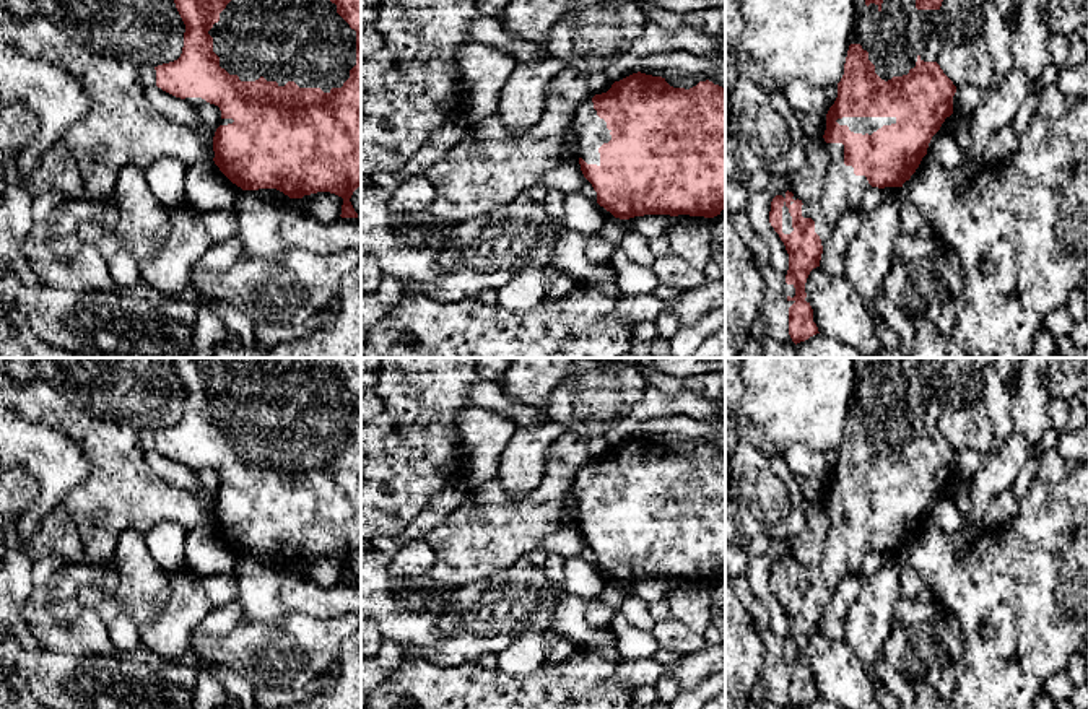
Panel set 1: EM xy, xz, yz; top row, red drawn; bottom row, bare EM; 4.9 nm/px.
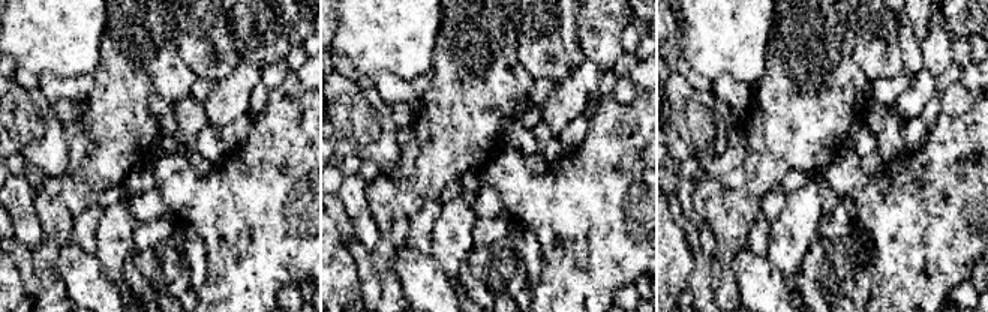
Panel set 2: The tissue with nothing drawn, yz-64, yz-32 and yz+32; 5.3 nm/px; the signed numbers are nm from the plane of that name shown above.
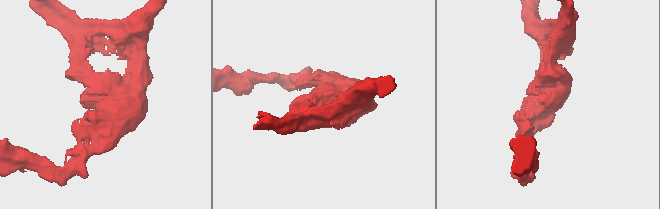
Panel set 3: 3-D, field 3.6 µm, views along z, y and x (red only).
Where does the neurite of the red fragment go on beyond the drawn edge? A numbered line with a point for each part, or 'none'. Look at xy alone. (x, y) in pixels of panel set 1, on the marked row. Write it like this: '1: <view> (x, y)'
1: xy (306, 41)

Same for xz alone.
1: xz (591, 130)

